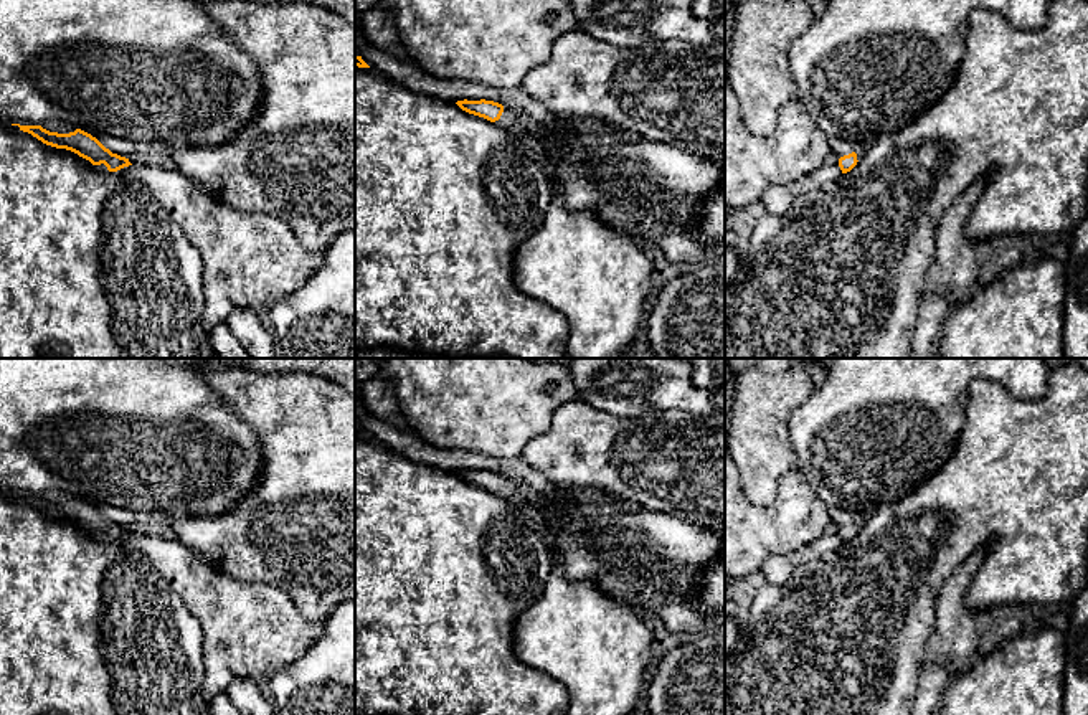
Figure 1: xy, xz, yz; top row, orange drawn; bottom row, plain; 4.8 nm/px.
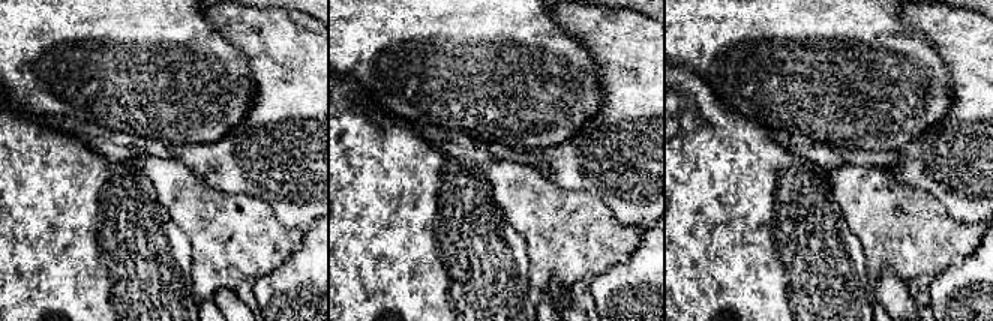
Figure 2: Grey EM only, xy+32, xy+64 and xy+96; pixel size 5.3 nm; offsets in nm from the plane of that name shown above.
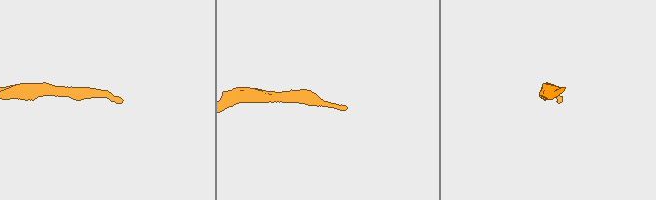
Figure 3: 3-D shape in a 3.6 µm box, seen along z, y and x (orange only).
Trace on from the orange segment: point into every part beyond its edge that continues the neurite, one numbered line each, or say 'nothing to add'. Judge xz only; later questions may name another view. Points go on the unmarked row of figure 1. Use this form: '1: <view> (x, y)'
1: xz (522, 492)

